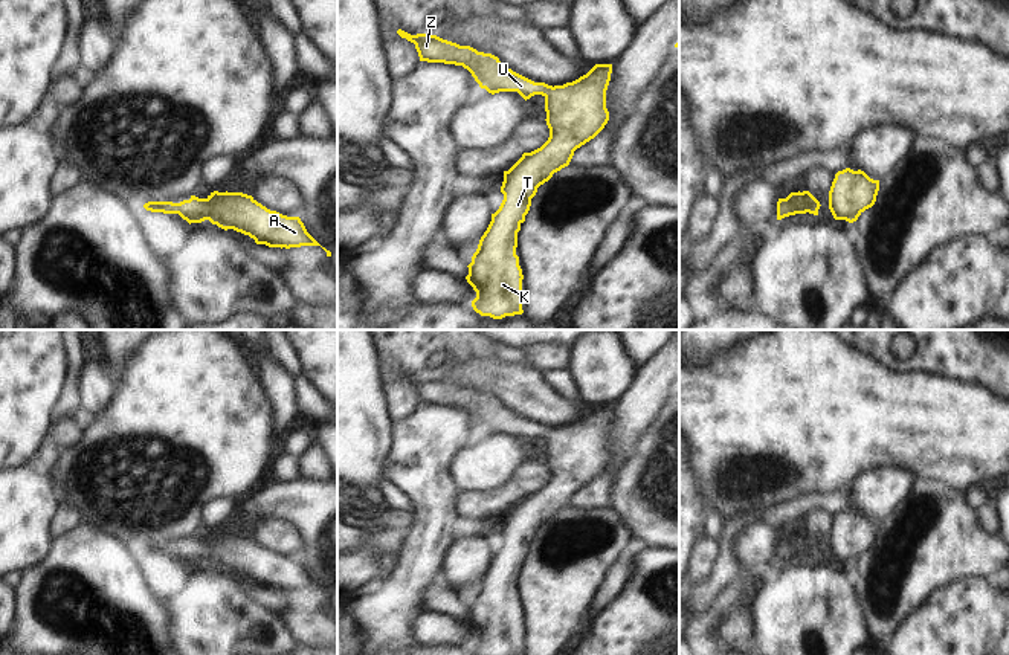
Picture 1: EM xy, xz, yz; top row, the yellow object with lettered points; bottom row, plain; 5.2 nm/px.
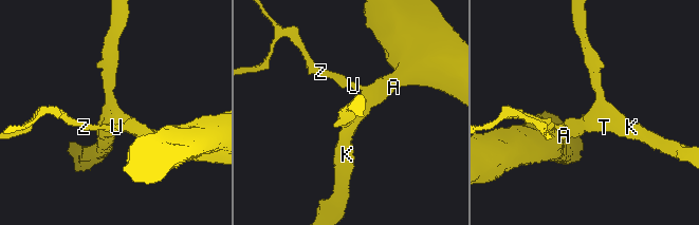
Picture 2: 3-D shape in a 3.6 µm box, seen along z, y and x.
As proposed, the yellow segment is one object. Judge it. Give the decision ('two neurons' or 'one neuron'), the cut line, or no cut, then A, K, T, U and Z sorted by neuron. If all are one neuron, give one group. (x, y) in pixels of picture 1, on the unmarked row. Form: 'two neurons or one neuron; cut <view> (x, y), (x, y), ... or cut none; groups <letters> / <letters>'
one neuron; cut none; groups A K T U Z

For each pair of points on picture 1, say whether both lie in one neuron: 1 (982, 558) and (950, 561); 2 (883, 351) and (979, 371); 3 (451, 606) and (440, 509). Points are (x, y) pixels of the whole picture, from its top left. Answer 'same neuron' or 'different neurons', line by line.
1: same neuron
2: same neuron
3: different neurons

